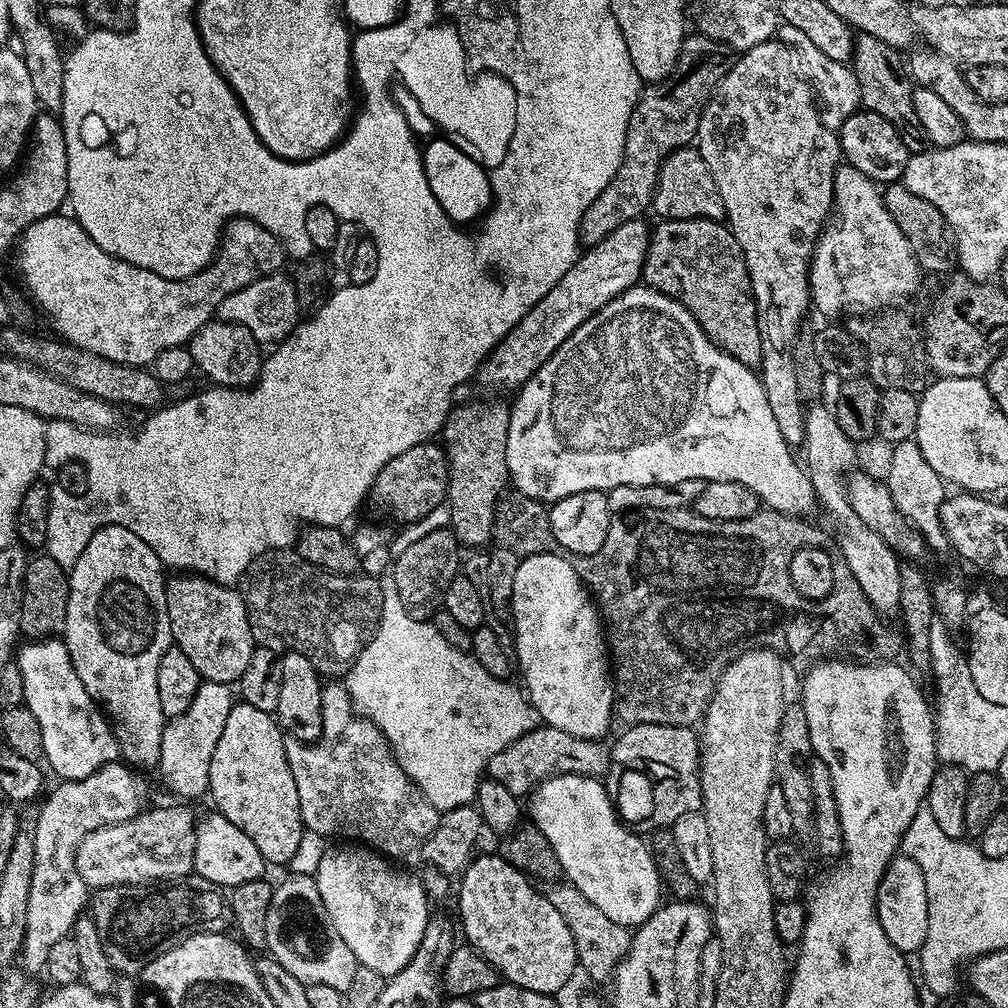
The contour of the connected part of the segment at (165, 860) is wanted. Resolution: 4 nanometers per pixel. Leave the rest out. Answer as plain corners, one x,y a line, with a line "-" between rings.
151,808
126,822
102,826
76,845
76,872
89,889
178,880
193,871
198,820
188,808

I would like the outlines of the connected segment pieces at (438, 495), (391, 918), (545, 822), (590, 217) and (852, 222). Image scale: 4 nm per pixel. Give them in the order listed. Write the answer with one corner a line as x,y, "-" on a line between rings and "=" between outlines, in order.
436,442
419,444
410,446
410,450
398,454
398,458
390,458
390,462
386,462
382,470
378,470
378,478
374,478
370,496
371,499
376,499
390,515
397,516
401,525
412,524
418,518
426,518
426,514
430,514
434,506
445,503
448,498
448,456
443,447
=
340,846
344,848
331,849
330,854
325,854
322,862
318,862
318,870
314,874
318,894
322,894
322,902
326,902
326,910
330,910
330,918
334,918
334,926
338,934
342,934
342,942
354,950
357,965
362,968
375,970
385,978
392,977
414,956
422,942
423,931
426,930
430,917
430,903
424,893
419,875
411,876
403,872
400,866
388,868
382,862
379,852
367,846
=
562,774
544,780
527,797
526,812
554,846
567,883
582,890
606,918
632,930
656,913
662,881
655,859
647,843
616,815
607,787
597,777
=
685,35
678,50
678,62
664,80
649,83
636,100
626,126
626,138
622,146
622,162
614,170
614,178
606,182
606,190
586,206
580,219
579,240
581,245
591,246
604,240
631,220
641,219
652,207
652,195
656,193
656,182
660,163
679,148
687,148
696,139
698,122
704,107
713,99
716,87
732,69
734,49
709,36
=
844,162
836,169
832,214
828,217
824,231
812,248
812,262
808,266
808,294
810,304
824,316
851,317
853,314
868,314
873,310
884,310
896,306
920,284
922,269
894,218
884,205
881,189
866,174

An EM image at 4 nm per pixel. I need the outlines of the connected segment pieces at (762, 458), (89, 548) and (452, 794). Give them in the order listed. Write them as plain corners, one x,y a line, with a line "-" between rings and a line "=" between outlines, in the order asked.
637,286
626,290
618,298
614,298
602,310
598,310
574,334
554,350
554,354
527,380
524,387
515,393
511,401
512,417
508,431
508,475
515,491
529,496
531,500
555,502
570,494
578,494
582,490
598,490
604,492
614,486
654,486
682,482
685,478
698,478
705,482
721,480
722,482
742,482
760,499
765,509
781,512
787,516
811,517
811,512
818,508
814,486
801,461
792,457
793,449
785,443
778,431
774,413
770,410
770,402
766,402
766,390
760,384
760,377
753,369
742,366
730,354
723,352
718,345
708,340
708,335
698,326
698,322
683,308
677,300
666,294
656,292
647,286
=
106,525
97,530
90,538
90,542
86,544
86,550
82,550
78,562
70,570
68,577
66,626
62,633
64,645
68,647
68,653
74,662
74,670
78,670
78,678
82,678
82,686
86,686
90,698
100,705
104,715
108,717
112,725
112,733
116,735
119,755
136,770
155,769
159,765
162,734
166,723
166,718
162,714
162,705
158,703
158,662
162,658
162,654
166,654
166,650
173,647
173,642
170,614
166,614
166,590
164,589
166,575
164,576
164,568
165,565
158,558
158,554
154,550
150,550
150,546
146,546
146,542
142,542
142,538
138,538
138,534
134,534
122,526
=
385,579
382,587
384,589
384,601
382,602
380,625
376,627
371,642
364,647
362,654
358,654
351,670
343,677
342,683
350,694
353,708
361,716
364,716
370,722
374,722
374,726
378,726
378,730
384,732
384,736
392,746
392,753
395,754
397,762
406,770
409,778
423,790
425,798
436,807
437,813
443,814
463,804
472,804
476,798
476,788
482,779
481,773
487,769
490,758
494,758
494,754
498,754
498,750
506,750
506,746
510,746
510,742
522,738
522,734
534,730
541,723
541,718
533,708
532,701
519,687
516,689
512,682
494,678
477,662
475,656
450,646
450,642
446,642
446,638
442,638
442,634
438,634
435,623
428,620
416,620
412,617
402,606
402,598
398,598
398,590
392,579

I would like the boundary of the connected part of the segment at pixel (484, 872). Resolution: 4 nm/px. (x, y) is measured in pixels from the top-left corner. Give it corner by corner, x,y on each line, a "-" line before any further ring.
499,854
477,855
464,869
458,883
460,883
460,920
458,918
458,924
461,929
464,927
463,939
465,936
468,939
465,941
476,951
481,952
507,983
517,984
519,988
541,992
547,996
552,996
559,988
567,986
572,971
577,971
578,968
574,934
570,934
570,926
566,926
562,914
558,914
558,910
550,906
543,891
534,886
529,877
519,872
510,861
505,860

